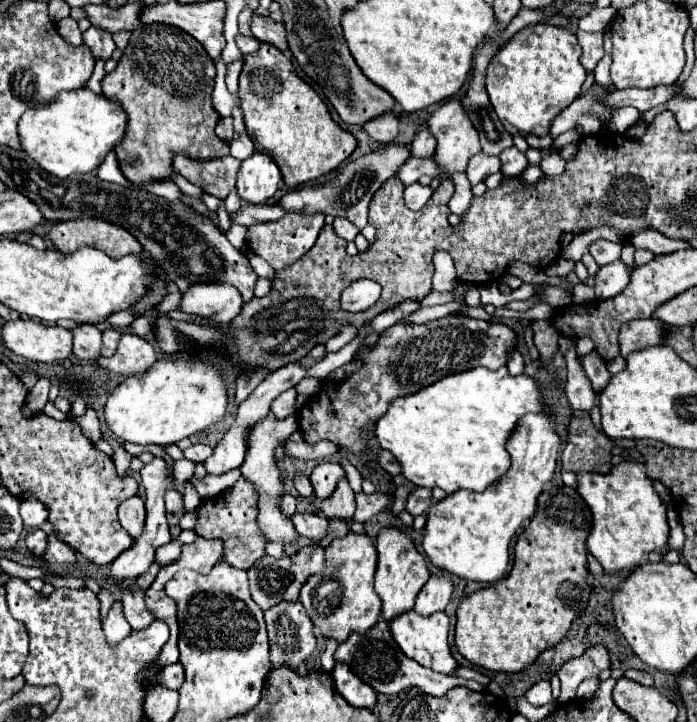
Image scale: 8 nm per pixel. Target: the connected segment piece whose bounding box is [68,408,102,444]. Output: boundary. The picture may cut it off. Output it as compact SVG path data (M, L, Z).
M88 408L88 410L86 410L86 414L84 414L84 416L80 416L80 418L76 418L74 414L68 414L68 418L70 418L70 420L74 420L74 422L82 428L82 432L86 434L86 438L90 438L94 444L102 440L100 422L98 422L98 416L96 416L96 412L94 412L92 408Z

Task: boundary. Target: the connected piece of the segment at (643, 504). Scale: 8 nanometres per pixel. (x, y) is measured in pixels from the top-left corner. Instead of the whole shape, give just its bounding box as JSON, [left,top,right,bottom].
[576,462,668,572]

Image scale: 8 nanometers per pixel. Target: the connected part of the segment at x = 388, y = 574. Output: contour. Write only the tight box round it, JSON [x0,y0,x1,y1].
[374,528,430,620]

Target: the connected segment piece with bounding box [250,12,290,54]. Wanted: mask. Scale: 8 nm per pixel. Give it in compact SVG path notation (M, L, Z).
M254 12L252 22L250 22L250 30L258 40L276 46L284 54L290 54L290 50L286 46L286 40L284 40L284 24L276 24L270 18L262 18Z

